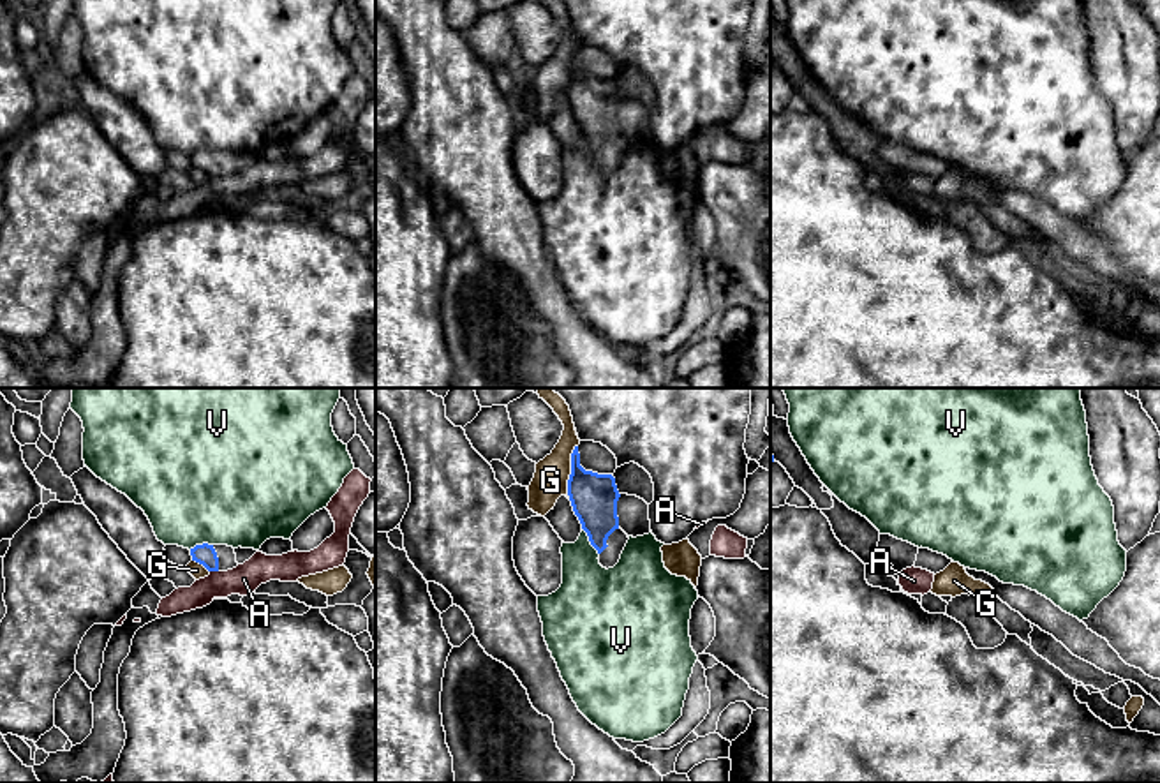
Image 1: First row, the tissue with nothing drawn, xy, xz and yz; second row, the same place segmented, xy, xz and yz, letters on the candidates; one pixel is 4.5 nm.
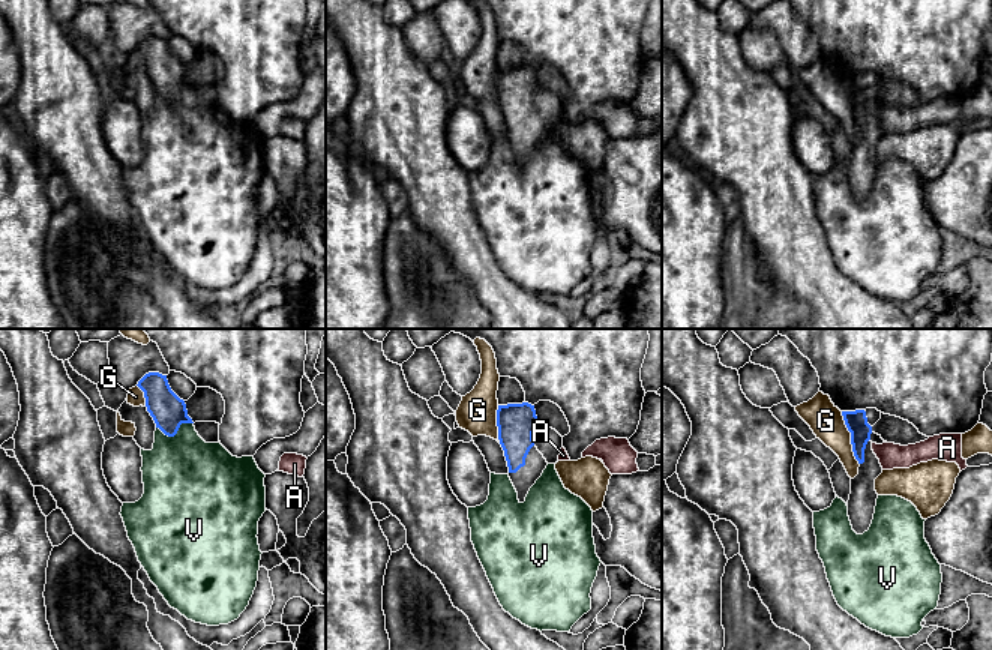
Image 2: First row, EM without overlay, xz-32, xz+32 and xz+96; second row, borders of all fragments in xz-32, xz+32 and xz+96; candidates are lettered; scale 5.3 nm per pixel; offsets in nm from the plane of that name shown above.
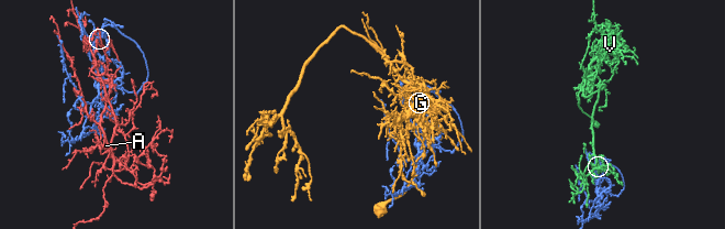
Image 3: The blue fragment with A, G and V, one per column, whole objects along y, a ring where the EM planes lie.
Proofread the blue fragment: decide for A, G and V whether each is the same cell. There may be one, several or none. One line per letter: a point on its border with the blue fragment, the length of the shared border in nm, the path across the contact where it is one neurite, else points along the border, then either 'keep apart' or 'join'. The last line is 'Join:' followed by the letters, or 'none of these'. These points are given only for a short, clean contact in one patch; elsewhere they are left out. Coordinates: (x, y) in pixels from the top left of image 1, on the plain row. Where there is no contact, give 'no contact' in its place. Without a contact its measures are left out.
A: xy (214, 175) | 40 nm | keep apart
G: xz (572, 76) | 260 nm | keep apart
V: xz (589, 145) | 150 nm | keep apart
Join: none of these

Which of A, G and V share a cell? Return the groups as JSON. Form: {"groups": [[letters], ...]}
{"groups": [["A"], ["G"], ["V"]]}

